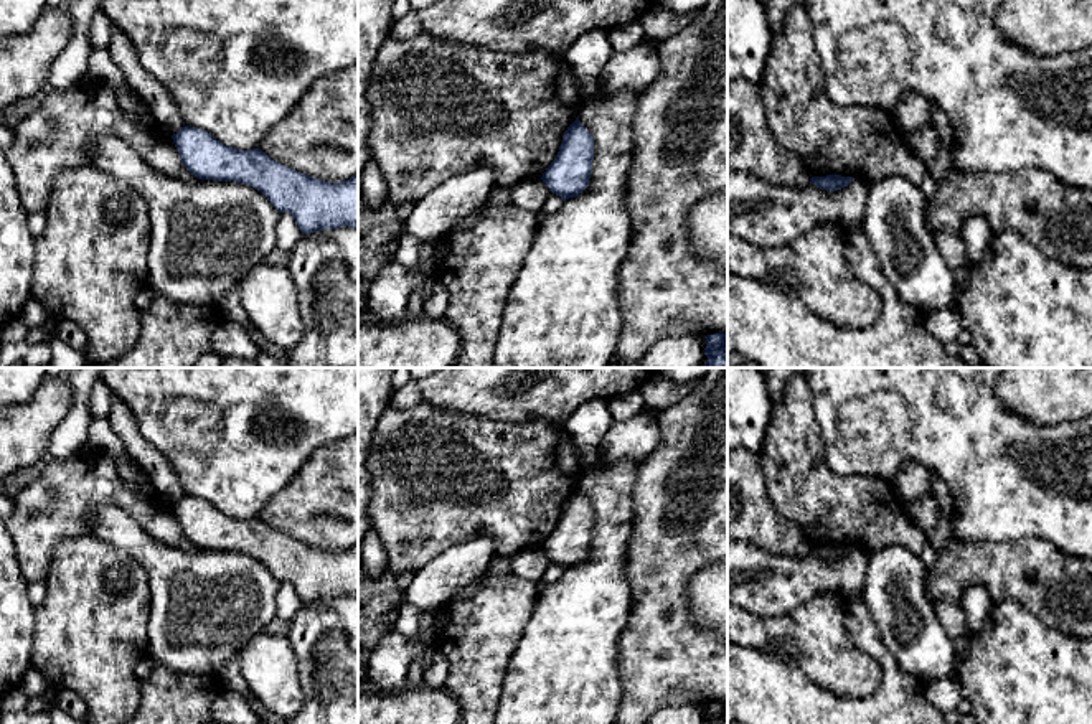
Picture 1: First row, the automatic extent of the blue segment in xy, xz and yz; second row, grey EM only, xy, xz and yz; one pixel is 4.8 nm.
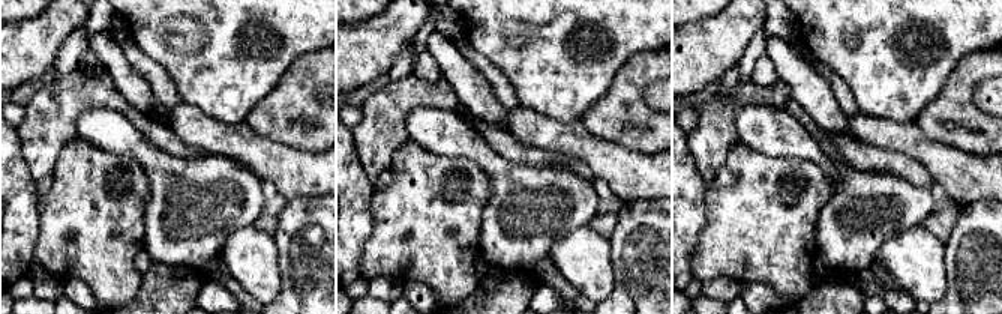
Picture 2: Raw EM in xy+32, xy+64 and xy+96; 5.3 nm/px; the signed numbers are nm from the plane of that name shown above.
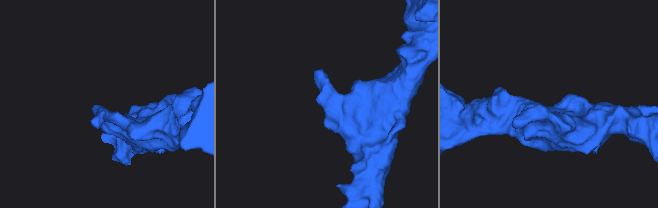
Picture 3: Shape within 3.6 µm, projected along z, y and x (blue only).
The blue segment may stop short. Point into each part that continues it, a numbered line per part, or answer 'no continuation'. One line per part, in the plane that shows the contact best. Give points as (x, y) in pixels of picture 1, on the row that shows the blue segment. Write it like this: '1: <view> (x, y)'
no continuation

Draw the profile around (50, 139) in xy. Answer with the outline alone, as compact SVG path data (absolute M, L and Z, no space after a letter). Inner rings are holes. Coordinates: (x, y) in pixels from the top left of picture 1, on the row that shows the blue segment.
M81 79L64 91L49 91L41 102L13 129L13 142L7 160L16 178L16 191L26 211L46 211L54 180L66 168L89 167L82 148L101 137L124 140L145 163L175 180L195 181L181 162L172 134L150 120L132 120L120 107L119 96L109 84L94 79Z

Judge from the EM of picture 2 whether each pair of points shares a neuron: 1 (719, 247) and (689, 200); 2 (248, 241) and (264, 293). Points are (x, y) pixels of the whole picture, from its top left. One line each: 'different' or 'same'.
1: different
2: same

